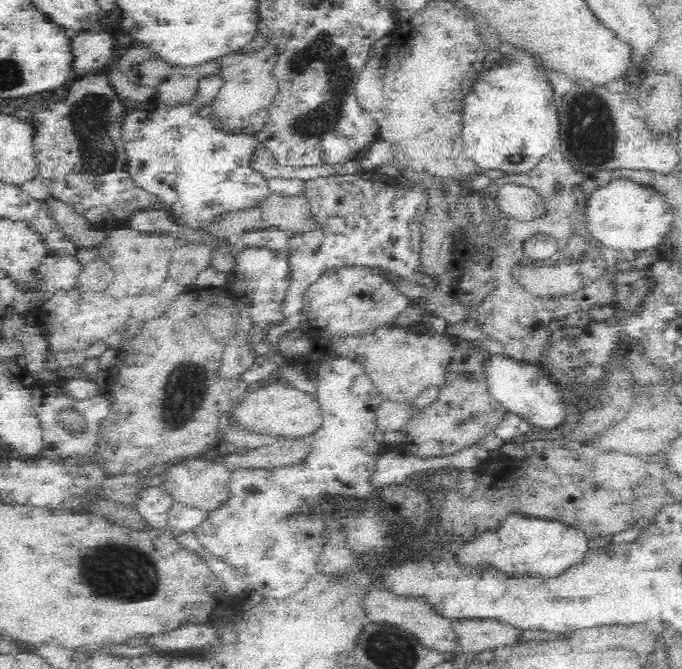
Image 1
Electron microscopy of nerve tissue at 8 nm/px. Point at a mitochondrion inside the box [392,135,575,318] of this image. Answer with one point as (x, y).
(519, 148)

